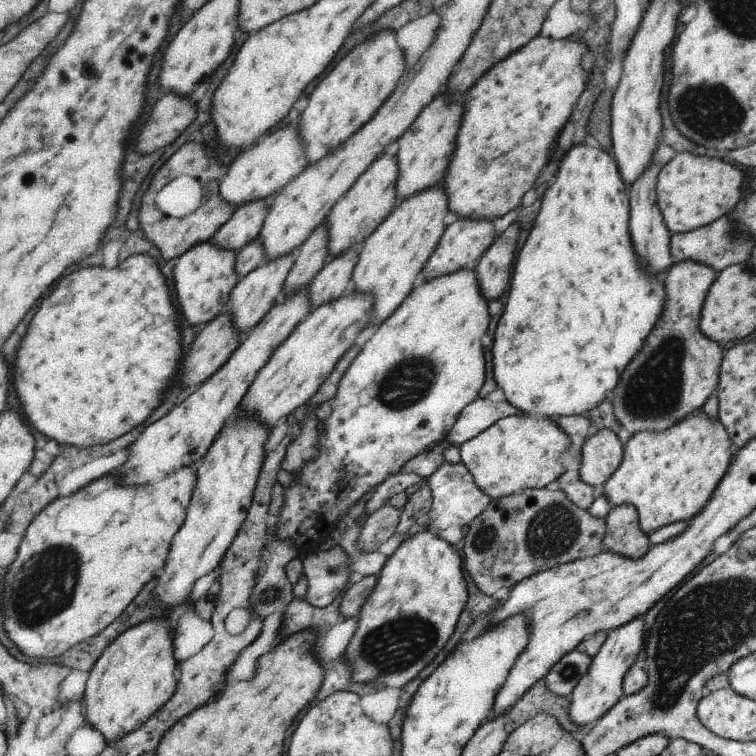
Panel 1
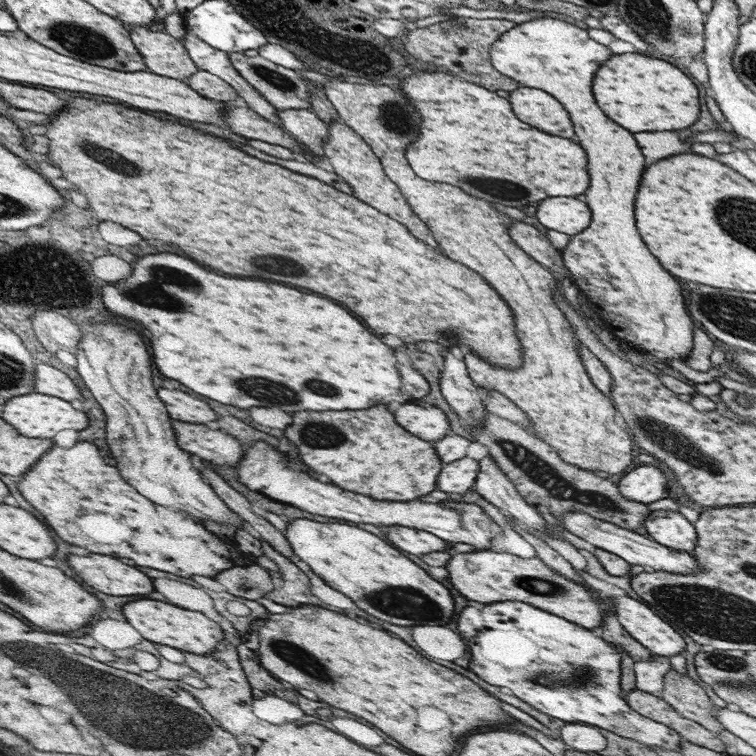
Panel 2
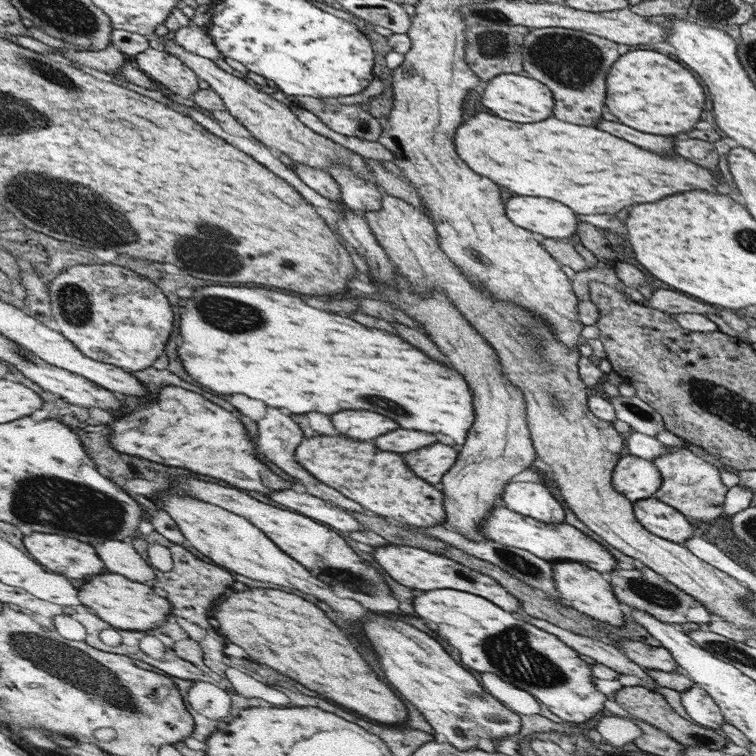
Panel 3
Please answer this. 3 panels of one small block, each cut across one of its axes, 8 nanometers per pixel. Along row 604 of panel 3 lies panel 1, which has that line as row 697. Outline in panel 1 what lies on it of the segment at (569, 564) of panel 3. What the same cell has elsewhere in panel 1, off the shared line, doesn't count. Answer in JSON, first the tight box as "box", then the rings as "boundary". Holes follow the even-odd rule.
{"box":[570,616,646,726],"boundary":[[[644,616],[635,618],[616,630],[609,631],[600,652],[593,657],[588,674],[576,685],[570,694],[571,719],[580,726],[593,725],[606,714],[620,699],[624,698],[623,680],[630,667],[636,662],[638,654],[645,645],[646,632]]]}

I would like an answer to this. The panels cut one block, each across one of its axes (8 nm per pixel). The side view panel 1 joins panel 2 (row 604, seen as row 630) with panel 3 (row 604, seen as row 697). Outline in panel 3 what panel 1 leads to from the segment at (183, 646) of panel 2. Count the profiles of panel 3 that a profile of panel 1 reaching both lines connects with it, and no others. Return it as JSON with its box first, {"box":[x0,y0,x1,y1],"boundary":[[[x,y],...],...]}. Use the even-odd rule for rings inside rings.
{"box":[78,570,172,633],"boundary":[[[106,570],[104,574],[88,576],[86,582],[78,589],[78,598],[82,605],[91,608],[98,618],[117,630],[148,633],[148,630],[154,630],[158,624],[165,622],[172,612],[170,600],[158,595],[152,587],[128,580],[126,576],[110,570]]]}

